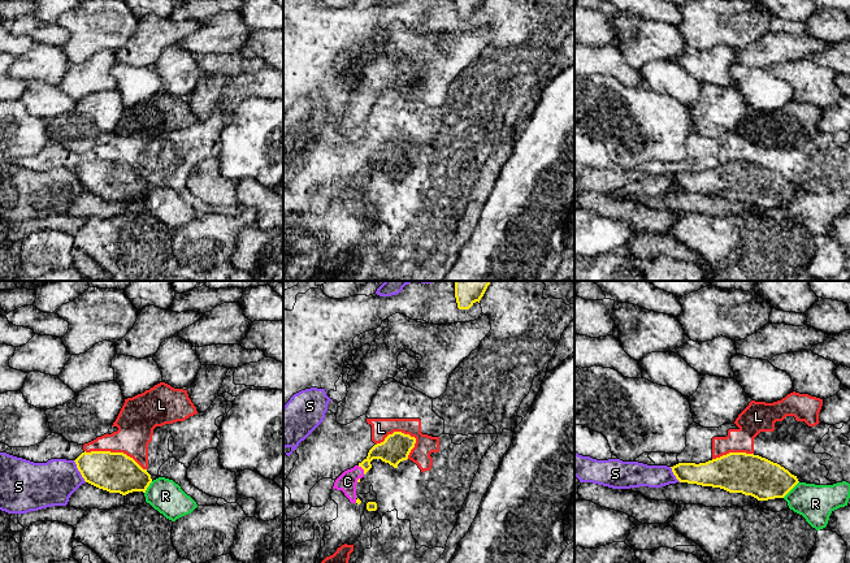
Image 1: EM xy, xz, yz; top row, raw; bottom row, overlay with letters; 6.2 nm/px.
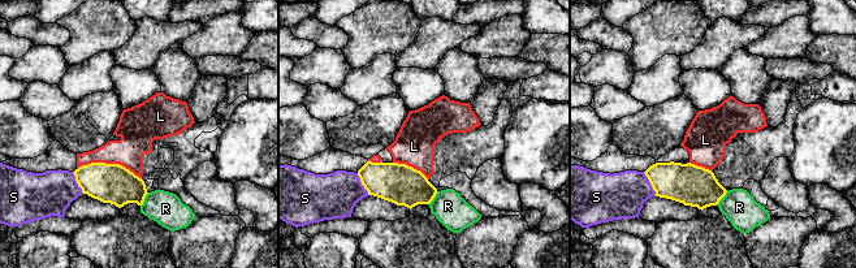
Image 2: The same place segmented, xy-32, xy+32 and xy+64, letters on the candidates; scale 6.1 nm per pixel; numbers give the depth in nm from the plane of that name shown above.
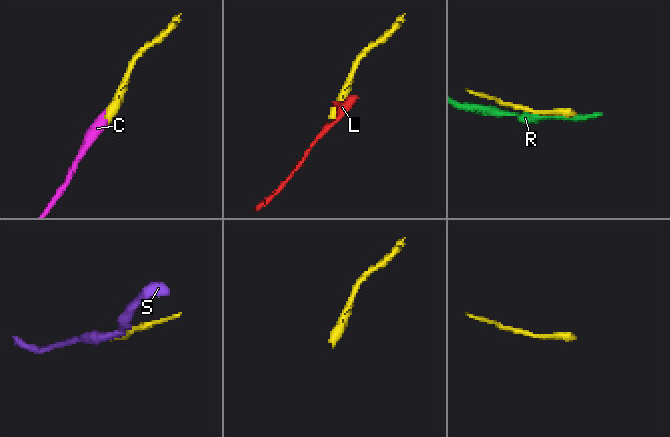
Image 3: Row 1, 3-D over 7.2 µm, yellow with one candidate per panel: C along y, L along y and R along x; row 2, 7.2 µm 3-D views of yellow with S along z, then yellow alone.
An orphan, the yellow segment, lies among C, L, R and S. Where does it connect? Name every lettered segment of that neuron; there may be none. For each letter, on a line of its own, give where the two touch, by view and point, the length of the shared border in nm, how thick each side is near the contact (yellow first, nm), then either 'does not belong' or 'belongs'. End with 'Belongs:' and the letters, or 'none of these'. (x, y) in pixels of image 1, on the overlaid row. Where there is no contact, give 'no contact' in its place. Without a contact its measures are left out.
C: contact xz (363, 468); length 70 nm; calibres 170 and 120 nm; belongs
L: contact xy (116, 453); length 400 nm; calibres 260 and 240 nm; does not belong
R: contact yz (790, 489); length 140 nm; calibres 260 and 220 nm; does not belong
S: contact xy (78, 470); length 160 nm; calibres 260 and 280 nm; does not belong
Belongs: C

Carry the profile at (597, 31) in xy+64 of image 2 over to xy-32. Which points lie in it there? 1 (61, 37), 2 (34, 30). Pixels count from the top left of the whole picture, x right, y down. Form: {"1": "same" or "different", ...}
{"1": "same", "2": "same"}

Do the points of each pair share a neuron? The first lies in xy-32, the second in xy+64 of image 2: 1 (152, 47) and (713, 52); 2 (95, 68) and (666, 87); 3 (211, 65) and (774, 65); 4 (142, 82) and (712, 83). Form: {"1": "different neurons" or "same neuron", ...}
{"1": "same neuron", "2": "same neuron", "3": "same neuron", "4": "same neuron"}

